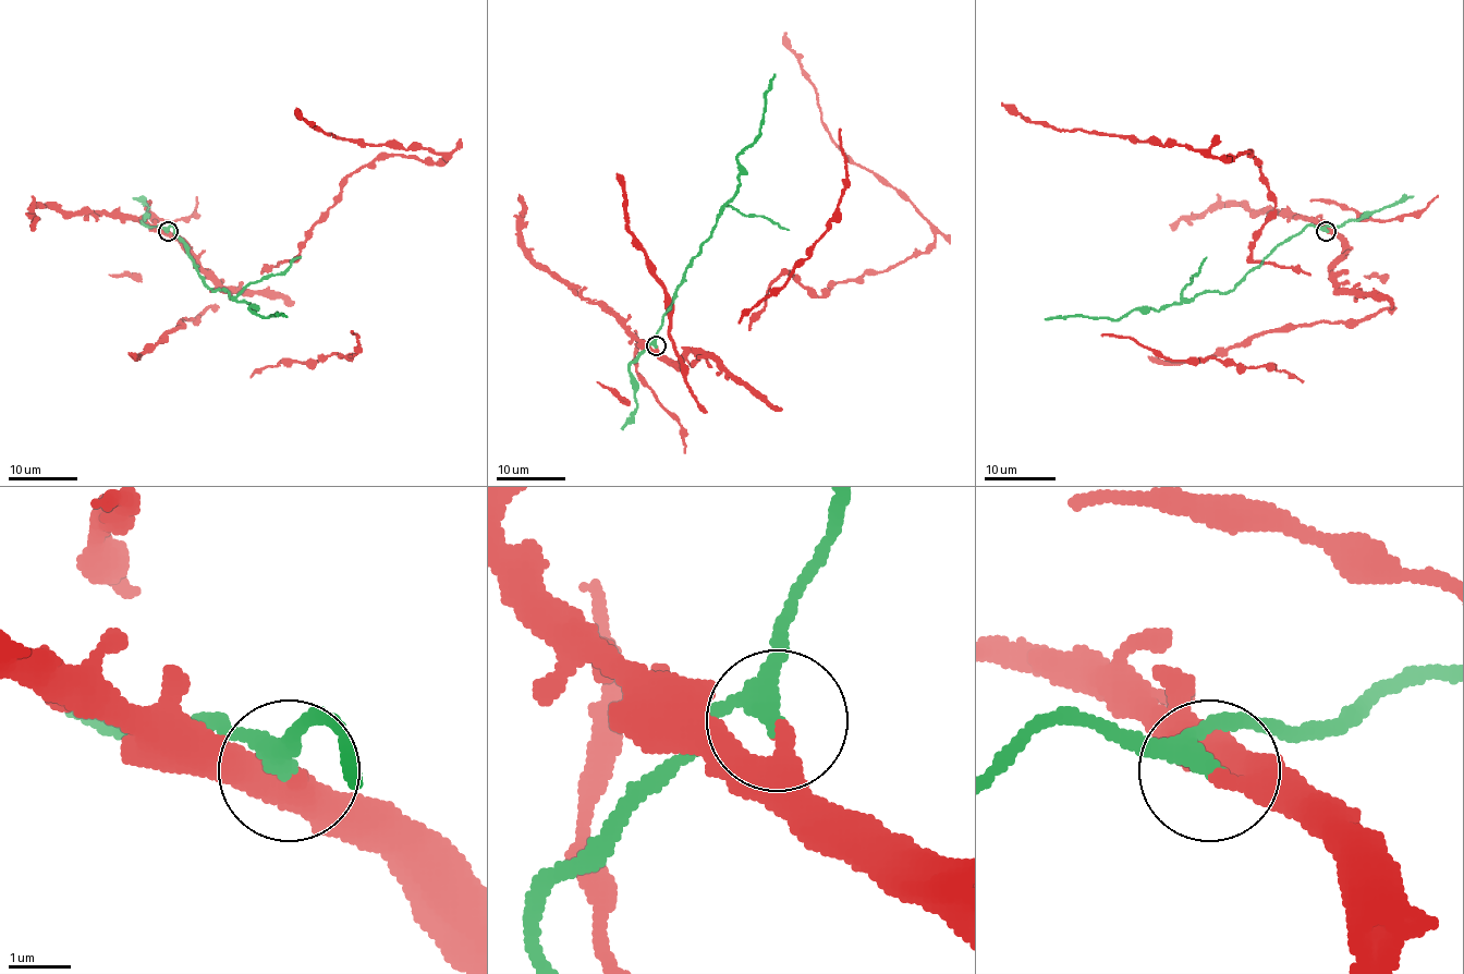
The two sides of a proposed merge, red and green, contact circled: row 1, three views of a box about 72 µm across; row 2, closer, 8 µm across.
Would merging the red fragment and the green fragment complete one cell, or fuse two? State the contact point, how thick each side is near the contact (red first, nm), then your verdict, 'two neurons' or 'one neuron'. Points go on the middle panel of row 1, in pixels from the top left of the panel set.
place (656, 345); calibres 320 and 280 nm; two neurons

